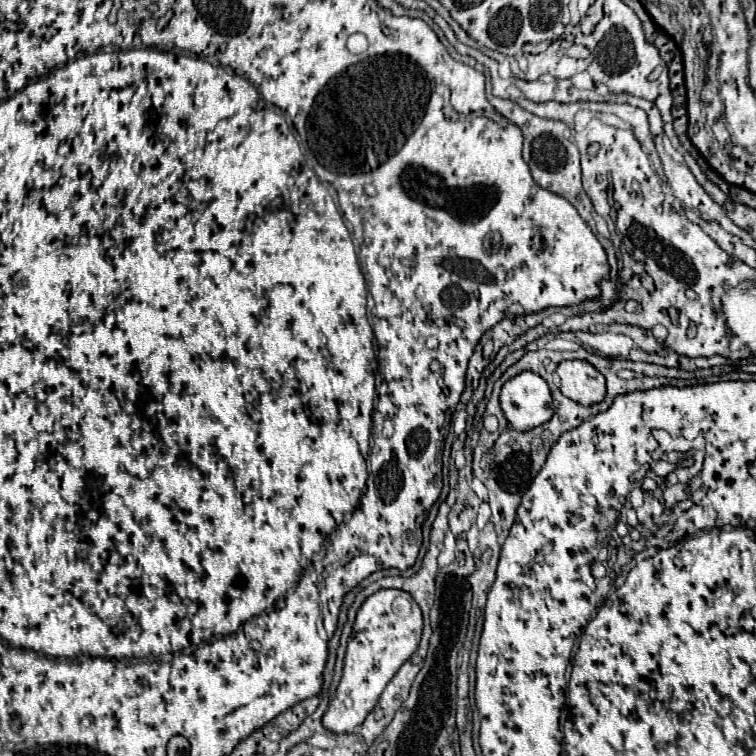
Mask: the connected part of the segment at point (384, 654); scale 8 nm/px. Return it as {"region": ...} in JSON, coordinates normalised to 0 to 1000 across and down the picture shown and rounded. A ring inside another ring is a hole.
{"region":[[[500,780],[492,786],[479,804],[474,807],[468,823],[468,839],[460,849],[460,862],[455,873],[455,894],[444,913],[442,926],[437,929],[426,958],[442,971],[463,971],[471,960],[476,960],[489,939],[500,931],[503,918],[519,894],[529,886],[529,881],[550,862],[558,844],[558,810],[556,802],[548,799],[545,788],[534,780]],[[524,788],[540,788],[545,796],[545,810],[537,817],[529,817],[519,807],[519,796]]]}

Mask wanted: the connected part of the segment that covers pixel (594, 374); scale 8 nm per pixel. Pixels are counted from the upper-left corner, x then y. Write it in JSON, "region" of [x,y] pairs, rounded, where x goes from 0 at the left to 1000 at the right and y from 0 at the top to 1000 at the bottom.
{"region":[[[746,476],[738,484],[738,495],[743,503],[741,519],[754,529],[770,537],[783,537],[799,529],[802,503],[788,487],[783,487],[783,481],[772,476]]]}

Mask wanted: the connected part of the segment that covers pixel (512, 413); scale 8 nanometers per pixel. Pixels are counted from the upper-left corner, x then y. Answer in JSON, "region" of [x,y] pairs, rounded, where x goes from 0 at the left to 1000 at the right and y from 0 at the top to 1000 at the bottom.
{"region":[[[690,492],[672,503],[661,519],[661,534],[675,563],[685,571],[706,569],[733,550],[728,513],[706,492]]]}

